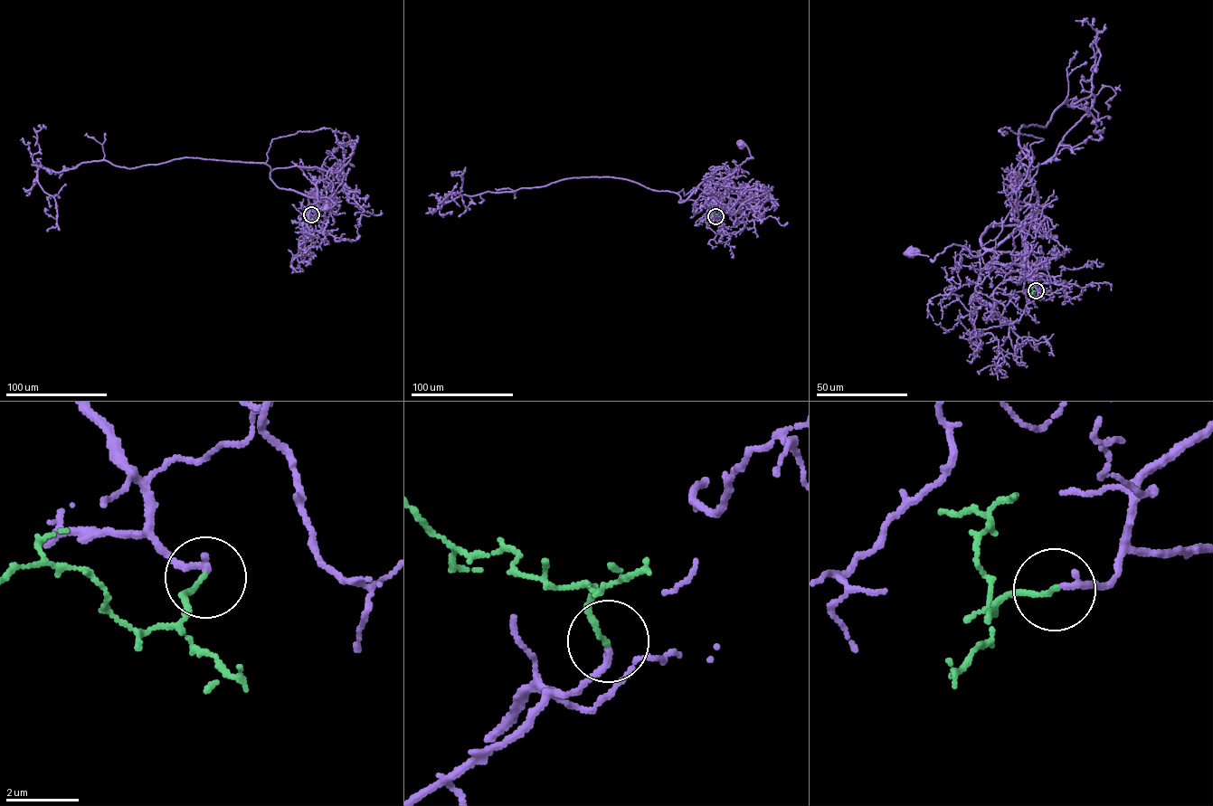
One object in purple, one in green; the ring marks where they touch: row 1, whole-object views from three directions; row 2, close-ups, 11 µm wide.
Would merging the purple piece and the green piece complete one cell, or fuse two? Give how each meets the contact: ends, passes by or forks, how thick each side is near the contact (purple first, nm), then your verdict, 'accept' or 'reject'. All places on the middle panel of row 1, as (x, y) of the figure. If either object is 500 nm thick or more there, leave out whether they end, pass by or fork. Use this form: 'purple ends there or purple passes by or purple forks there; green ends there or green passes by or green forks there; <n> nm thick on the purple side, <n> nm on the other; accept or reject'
purple ends there; green ends there; 180 nm thick on the purple side, 140 nm on the other; accept

